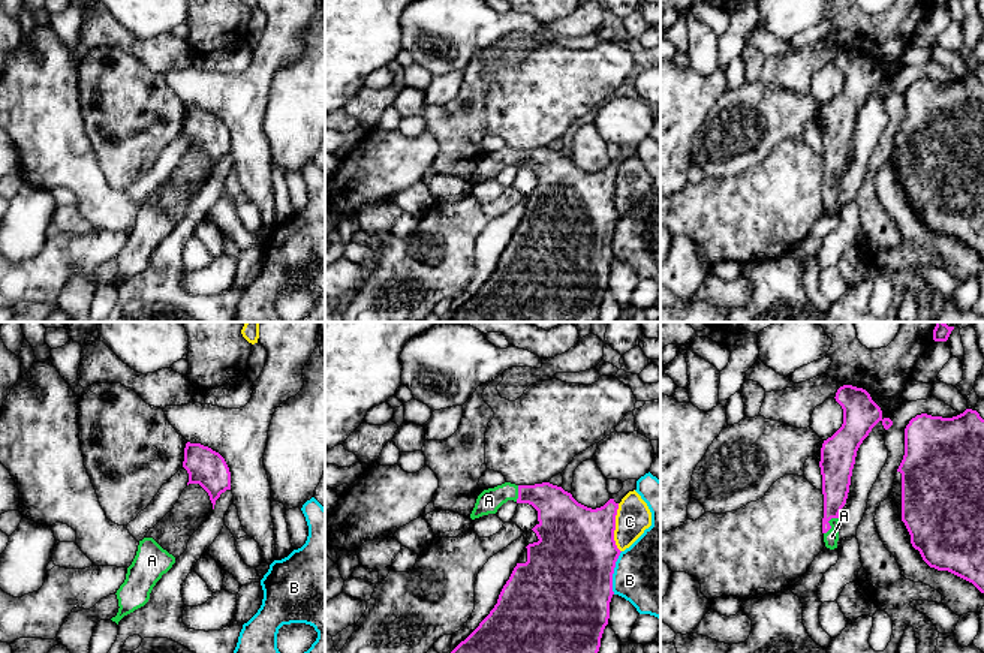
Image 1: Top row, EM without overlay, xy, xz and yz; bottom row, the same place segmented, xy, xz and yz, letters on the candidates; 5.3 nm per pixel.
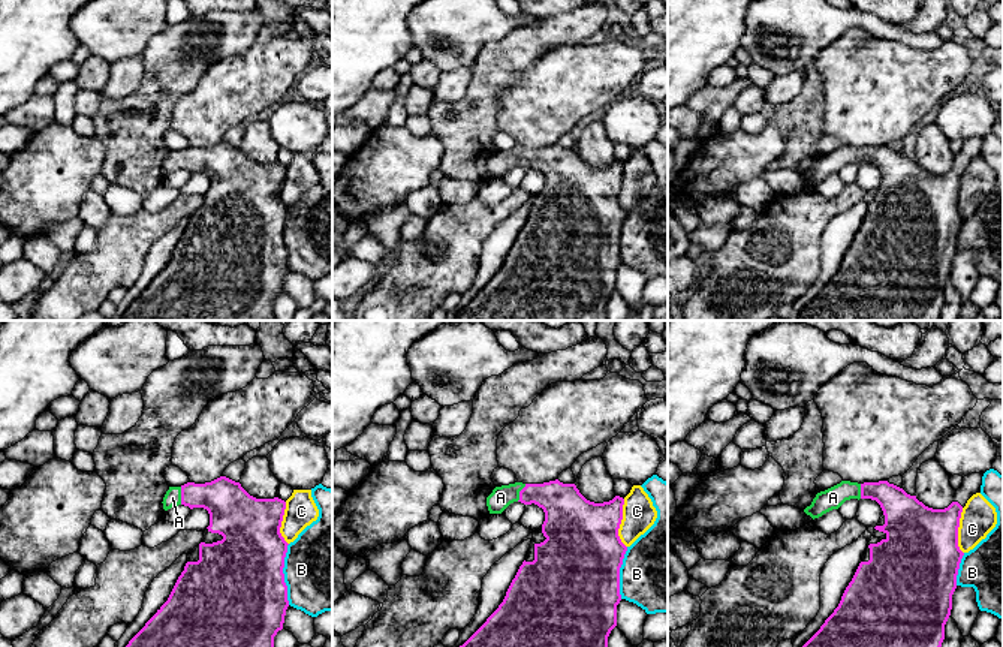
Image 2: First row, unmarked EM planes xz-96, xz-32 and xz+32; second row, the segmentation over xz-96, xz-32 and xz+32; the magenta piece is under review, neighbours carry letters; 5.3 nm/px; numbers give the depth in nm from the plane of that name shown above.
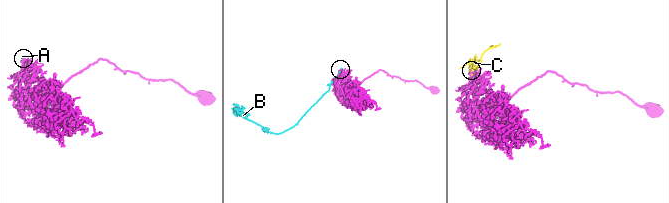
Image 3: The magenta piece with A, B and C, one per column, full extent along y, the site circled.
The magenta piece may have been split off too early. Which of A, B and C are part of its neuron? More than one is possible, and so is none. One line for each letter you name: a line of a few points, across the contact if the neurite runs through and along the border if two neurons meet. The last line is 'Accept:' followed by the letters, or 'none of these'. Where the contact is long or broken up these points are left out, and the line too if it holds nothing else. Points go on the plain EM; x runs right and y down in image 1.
A: yz (836, 143), (828, 187), (831, 201)
Accept: A

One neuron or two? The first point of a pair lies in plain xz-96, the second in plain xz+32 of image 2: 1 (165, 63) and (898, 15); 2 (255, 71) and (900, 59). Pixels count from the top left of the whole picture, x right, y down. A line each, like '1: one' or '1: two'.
1: two
2: one

